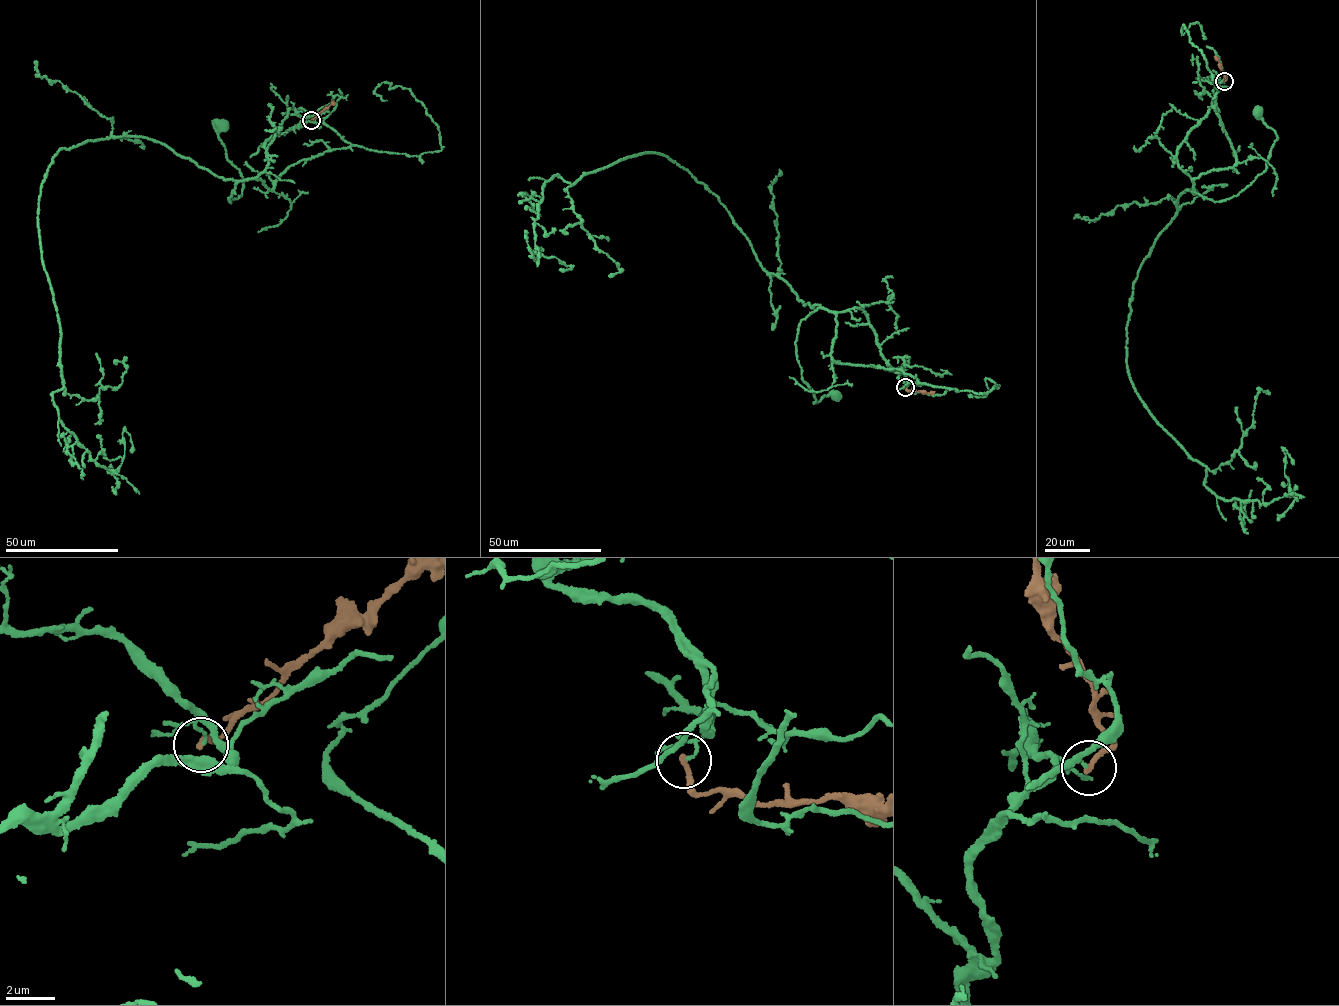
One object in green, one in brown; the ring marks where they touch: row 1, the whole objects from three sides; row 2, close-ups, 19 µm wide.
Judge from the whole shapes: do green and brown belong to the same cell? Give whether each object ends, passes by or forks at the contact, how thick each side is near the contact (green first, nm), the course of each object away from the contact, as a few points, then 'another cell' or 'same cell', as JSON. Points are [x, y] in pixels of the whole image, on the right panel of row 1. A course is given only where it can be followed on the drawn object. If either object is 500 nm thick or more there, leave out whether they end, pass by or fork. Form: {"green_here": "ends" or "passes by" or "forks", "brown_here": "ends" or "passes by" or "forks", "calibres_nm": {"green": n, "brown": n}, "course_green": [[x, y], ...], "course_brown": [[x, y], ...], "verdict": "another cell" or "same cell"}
{"green_here": "ends", "brown_here": "ends", "calibres_nm": {"green": 100, "brown": 240}, "course_green": [[1224, 81], [1177, 150], [1194, 191], [1222, 201], [1261, 174], [1277, 138], [1257, 111]], "course_brown": [[1224, 81], [1224, 74], [1214, 56]], "verdict": "another cell"}

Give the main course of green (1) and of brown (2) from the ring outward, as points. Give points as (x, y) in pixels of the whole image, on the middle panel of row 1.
1: (906, 387), (905, 375), (887, 364), (865, 312), (821, 307), (801, 320), (796, 359), (814, 403), (837, 395)
2: (905, 387), (913, 391), (934, 391)

